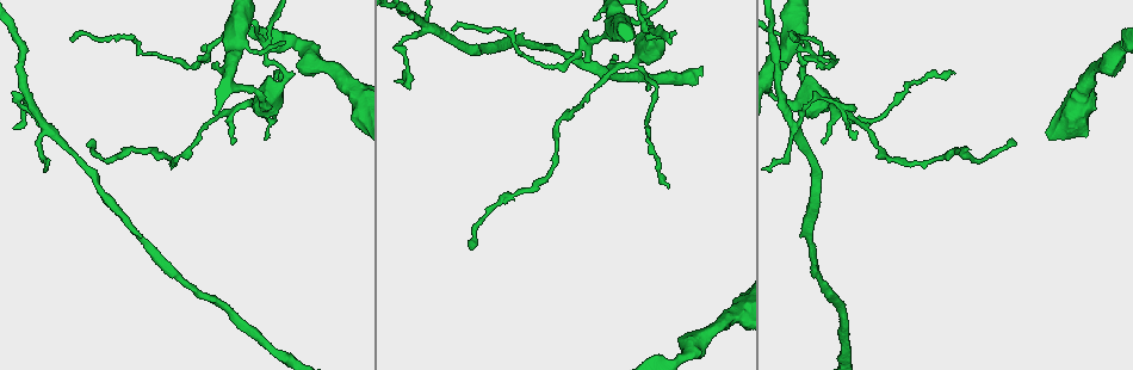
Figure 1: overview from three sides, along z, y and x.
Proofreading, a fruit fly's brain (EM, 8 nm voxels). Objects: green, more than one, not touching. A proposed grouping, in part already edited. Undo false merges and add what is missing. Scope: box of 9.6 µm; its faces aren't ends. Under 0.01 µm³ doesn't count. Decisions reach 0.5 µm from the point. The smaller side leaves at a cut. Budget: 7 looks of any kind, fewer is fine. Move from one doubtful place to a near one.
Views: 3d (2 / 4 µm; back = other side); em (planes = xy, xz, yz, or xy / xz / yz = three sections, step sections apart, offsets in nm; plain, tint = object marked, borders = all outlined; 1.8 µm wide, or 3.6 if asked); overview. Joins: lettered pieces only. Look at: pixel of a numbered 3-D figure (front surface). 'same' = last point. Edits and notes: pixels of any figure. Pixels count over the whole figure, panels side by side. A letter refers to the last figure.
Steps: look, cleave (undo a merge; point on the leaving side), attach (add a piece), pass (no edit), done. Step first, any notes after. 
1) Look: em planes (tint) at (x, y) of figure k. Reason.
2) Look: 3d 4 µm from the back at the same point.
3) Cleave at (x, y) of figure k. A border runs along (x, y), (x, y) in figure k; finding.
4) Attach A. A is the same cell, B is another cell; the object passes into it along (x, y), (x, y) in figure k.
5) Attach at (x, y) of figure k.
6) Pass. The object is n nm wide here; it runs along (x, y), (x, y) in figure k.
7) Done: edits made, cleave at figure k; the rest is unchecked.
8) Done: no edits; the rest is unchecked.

Look: 3d 4 µm at (256, 105) of figure 1. Sudden change in width.

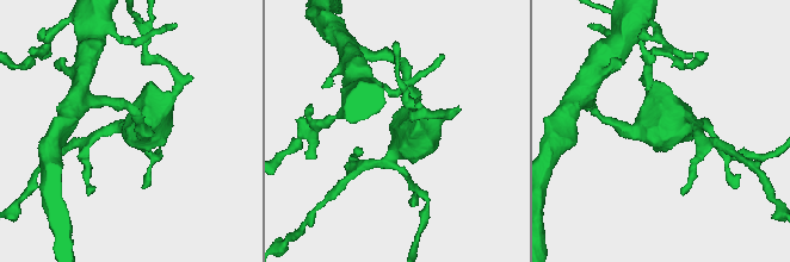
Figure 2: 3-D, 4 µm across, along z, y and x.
Look: em 3.6 µm xz step 8 (borders) at (680, 129) of figure 2. 4 arms meet here; need the tissue.

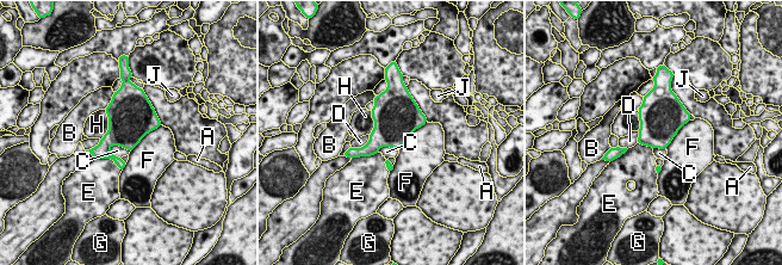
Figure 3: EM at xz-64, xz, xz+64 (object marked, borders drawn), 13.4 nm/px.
Pass. A, B, C, D, E, F, G, H and J are other cells; a border runs along (94, 158), (110, 158), (122, 170) in figure 3; continuous, no second neuron.

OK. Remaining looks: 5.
Look: em planes (borders) at (211, 68) of figure 1. An open end.

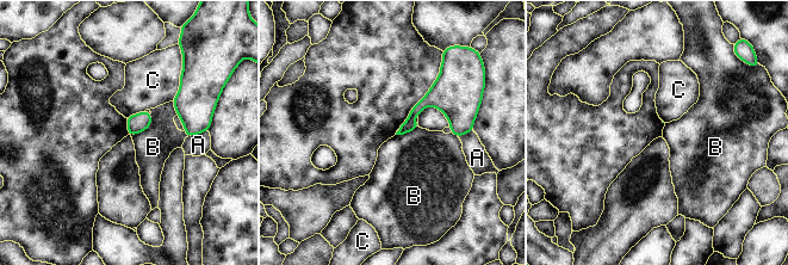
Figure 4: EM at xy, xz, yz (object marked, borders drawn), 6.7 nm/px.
Pass. A, B and C are other cells; a border runs along (150, 113), (150, 124), (131, 135) in figure 4; none of them fits.

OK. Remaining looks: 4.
Look: 3d 2 µm at (792, 126) of figure 1. Abrupt turn.

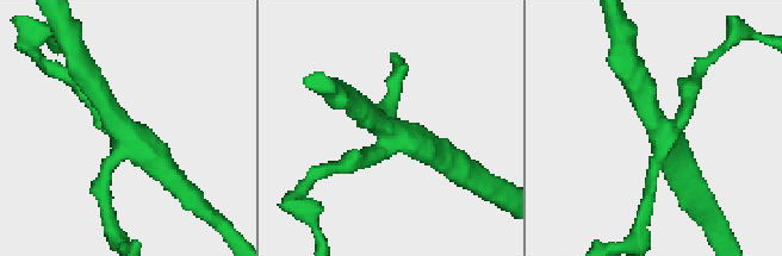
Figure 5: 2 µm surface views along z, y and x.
Look: em planes (borders) at (656, 128) of figure 5. 4 arms meet here; shape alone is not enough.

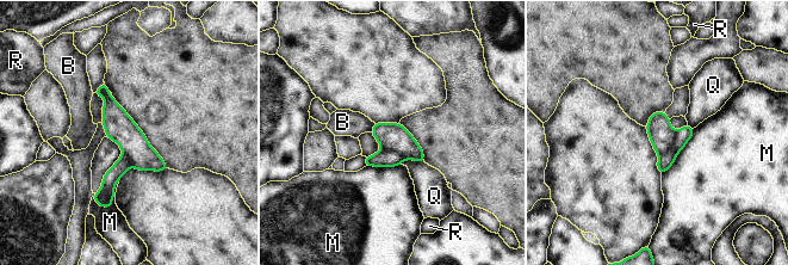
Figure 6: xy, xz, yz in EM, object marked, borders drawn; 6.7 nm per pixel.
Cleave at (665, 161) of figure 6. B, M, Q and R are other cells; two neurons meet here.

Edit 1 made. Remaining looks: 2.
Done: edits made, cleave at figure 6; the rest is unchecked.

